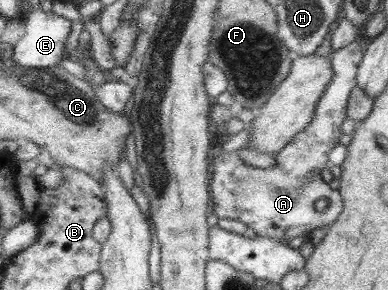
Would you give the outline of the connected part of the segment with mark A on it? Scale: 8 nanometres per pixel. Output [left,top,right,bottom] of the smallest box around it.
[212,40,363,239]

